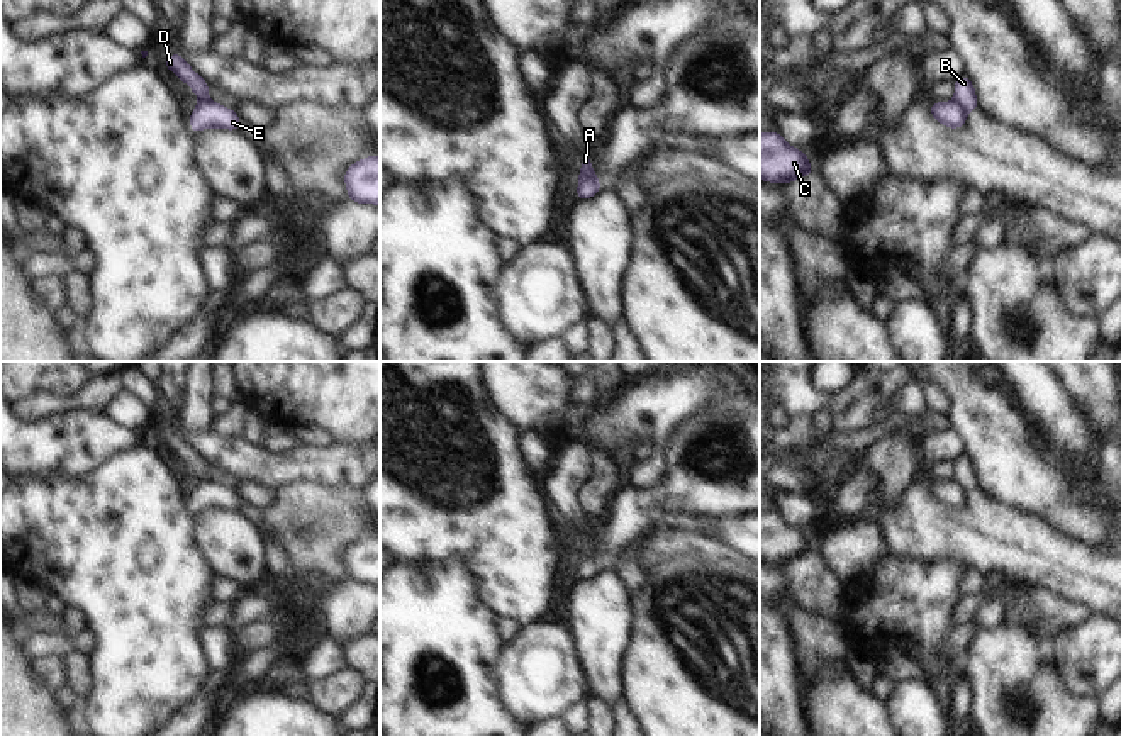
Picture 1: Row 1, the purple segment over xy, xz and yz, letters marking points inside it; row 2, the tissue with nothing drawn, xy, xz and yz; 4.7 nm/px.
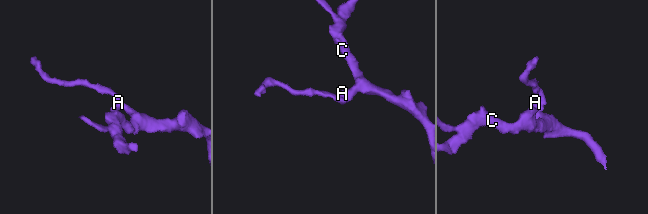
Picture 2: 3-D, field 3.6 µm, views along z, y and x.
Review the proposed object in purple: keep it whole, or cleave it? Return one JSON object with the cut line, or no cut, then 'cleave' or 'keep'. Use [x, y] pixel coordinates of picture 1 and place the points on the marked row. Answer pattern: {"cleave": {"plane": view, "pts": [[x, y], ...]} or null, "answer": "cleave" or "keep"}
{"cleave": {"plane": "xz", "pts": [[580, 178], [591, 178], [599, 184]]}, "answer": "cleave"}

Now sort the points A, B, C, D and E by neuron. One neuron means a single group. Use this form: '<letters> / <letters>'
A C E / B D

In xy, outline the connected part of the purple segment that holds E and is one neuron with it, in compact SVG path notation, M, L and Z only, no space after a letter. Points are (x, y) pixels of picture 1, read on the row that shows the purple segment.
M198 102L190 114L190 131L229 129L239 131L241 119L234 109L226 109L219 102Z

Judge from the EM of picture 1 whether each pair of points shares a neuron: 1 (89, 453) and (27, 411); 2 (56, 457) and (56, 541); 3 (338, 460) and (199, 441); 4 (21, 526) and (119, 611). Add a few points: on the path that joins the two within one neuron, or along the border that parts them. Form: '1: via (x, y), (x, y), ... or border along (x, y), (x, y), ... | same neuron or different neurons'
1: border along (82, 411), (38, 421), (17, 418) | different neurons
2: border along (95, 468), (80, 480), (68, 477), (17, 479) | different neurons
3: via (304, 465), (256, 465), (233, 455) | same neuron
4: via (44, 536), (95, 587) | same neuron

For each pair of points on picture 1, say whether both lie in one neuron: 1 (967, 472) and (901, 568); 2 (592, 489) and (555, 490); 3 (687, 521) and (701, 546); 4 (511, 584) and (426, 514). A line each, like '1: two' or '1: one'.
1: two
2: two
3: two
4: one

